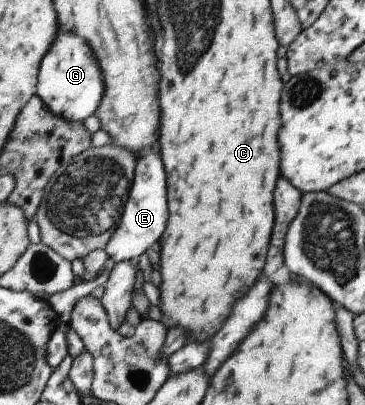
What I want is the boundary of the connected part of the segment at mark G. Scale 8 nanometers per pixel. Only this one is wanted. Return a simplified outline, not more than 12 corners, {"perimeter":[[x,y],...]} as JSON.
{"perimeter":[[59,31],[43,59],[39,95],[84,122],[105,95],[89,41]]}

